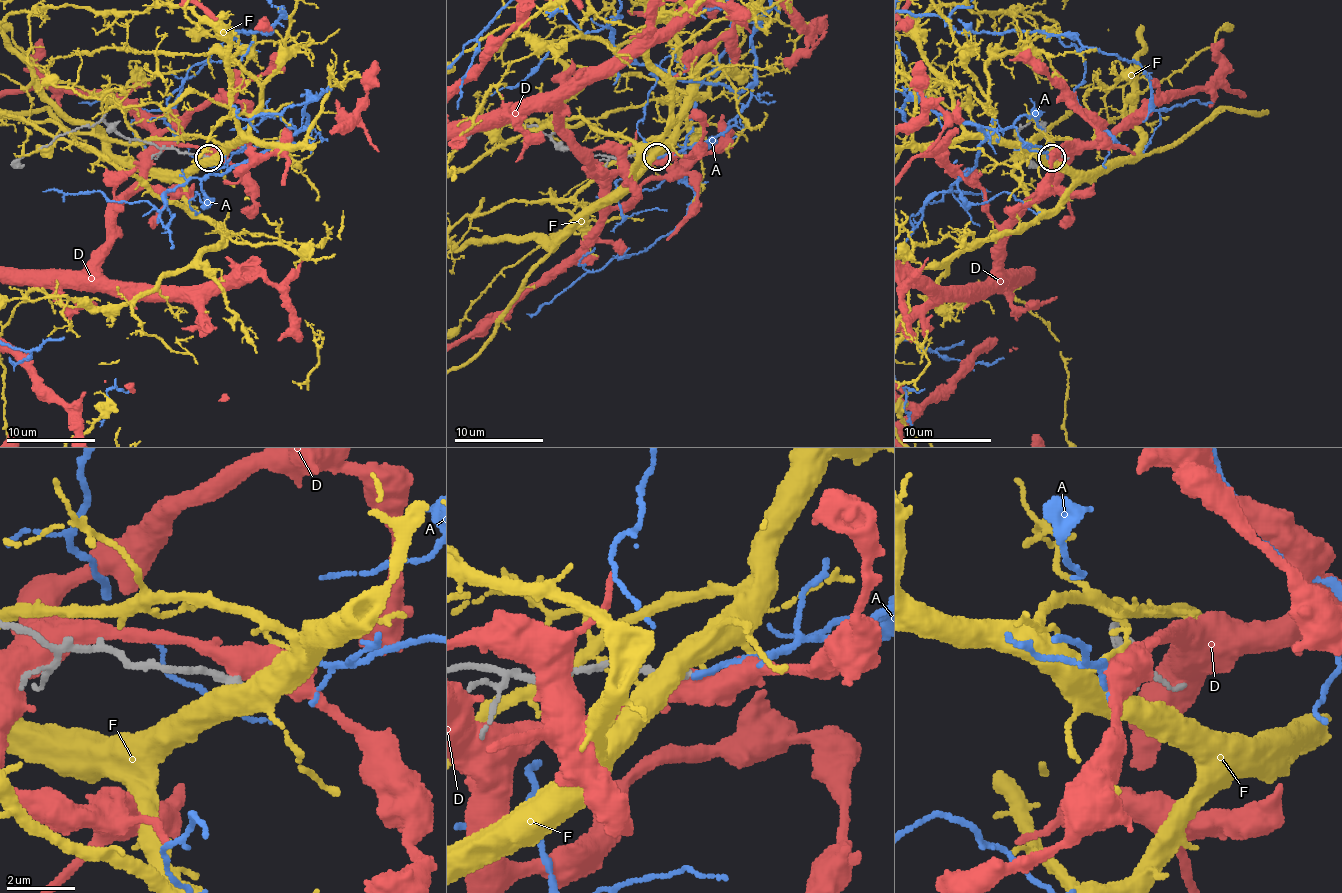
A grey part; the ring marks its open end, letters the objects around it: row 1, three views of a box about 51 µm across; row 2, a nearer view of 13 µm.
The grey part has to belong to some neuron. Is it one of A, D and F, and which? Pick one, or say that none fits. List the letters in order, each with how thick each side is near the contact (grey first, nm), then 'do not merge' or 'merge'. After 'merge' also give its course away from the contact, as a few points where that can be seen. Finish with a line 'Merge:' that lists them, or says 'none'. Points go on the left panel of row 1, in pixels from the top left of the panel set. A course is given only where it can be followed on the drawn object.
A: calibres 260 and 170 nm; do not merge
D: calibres 280 and 480 nm; do not merge
F: calibres 280 and 550 nm; do not merge
Merge: none

